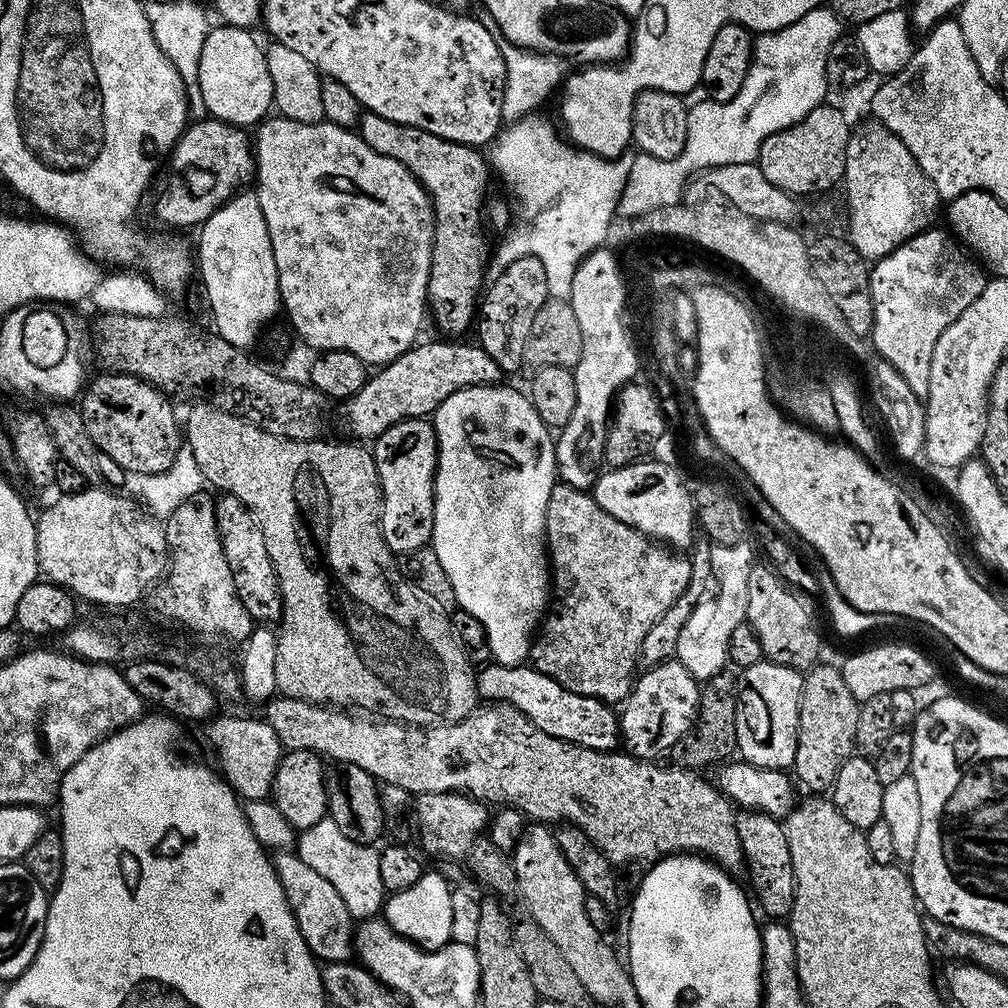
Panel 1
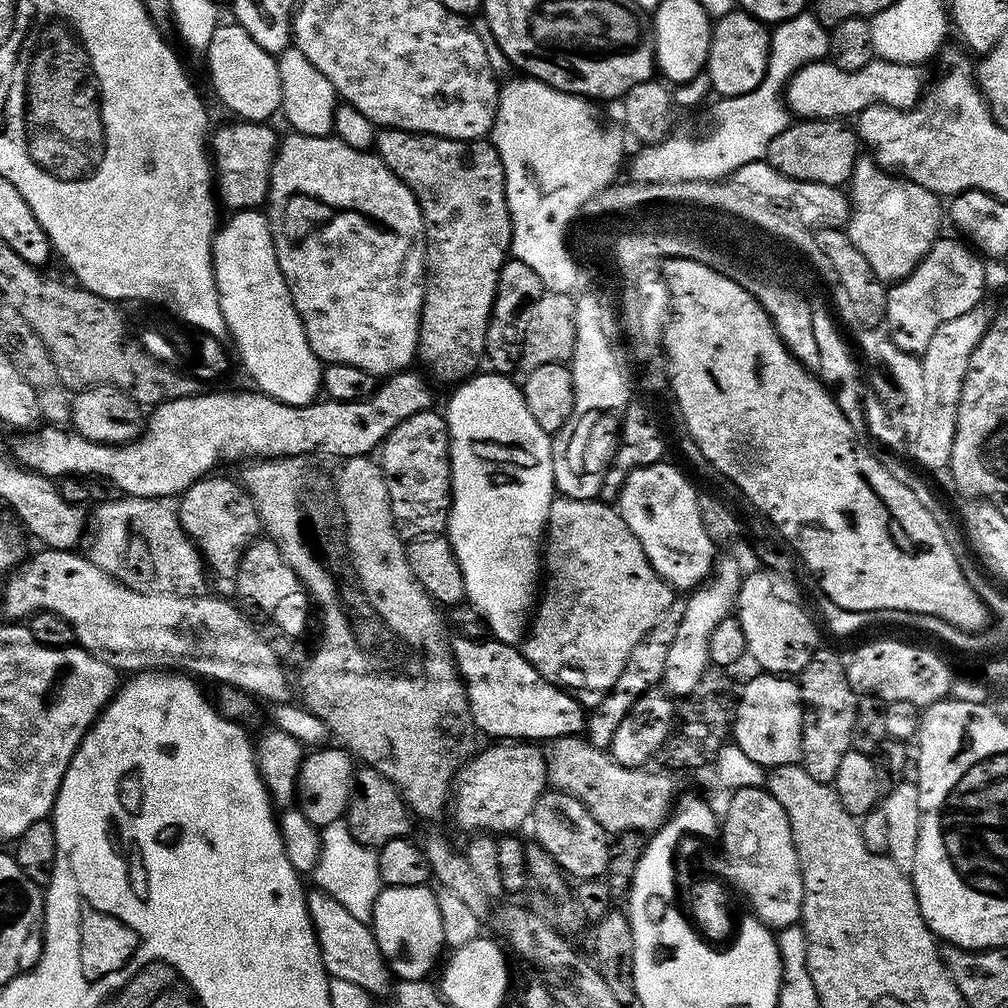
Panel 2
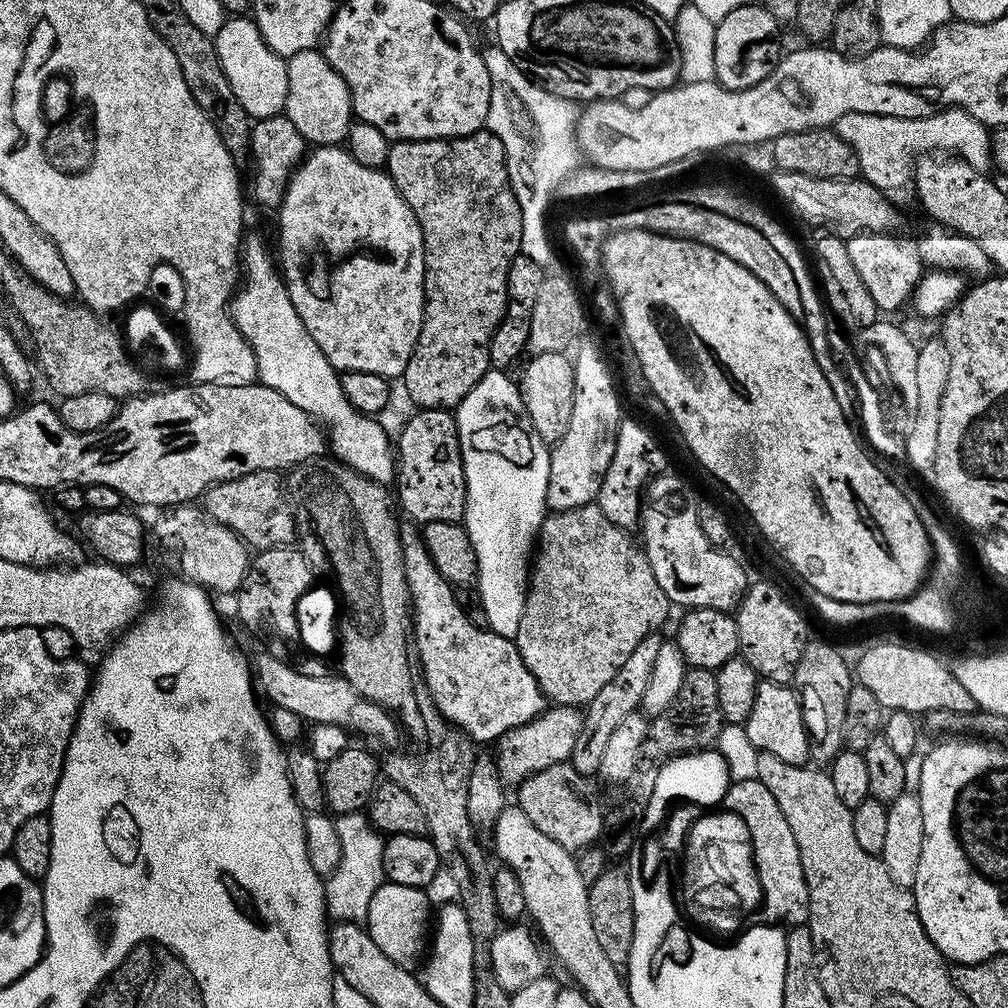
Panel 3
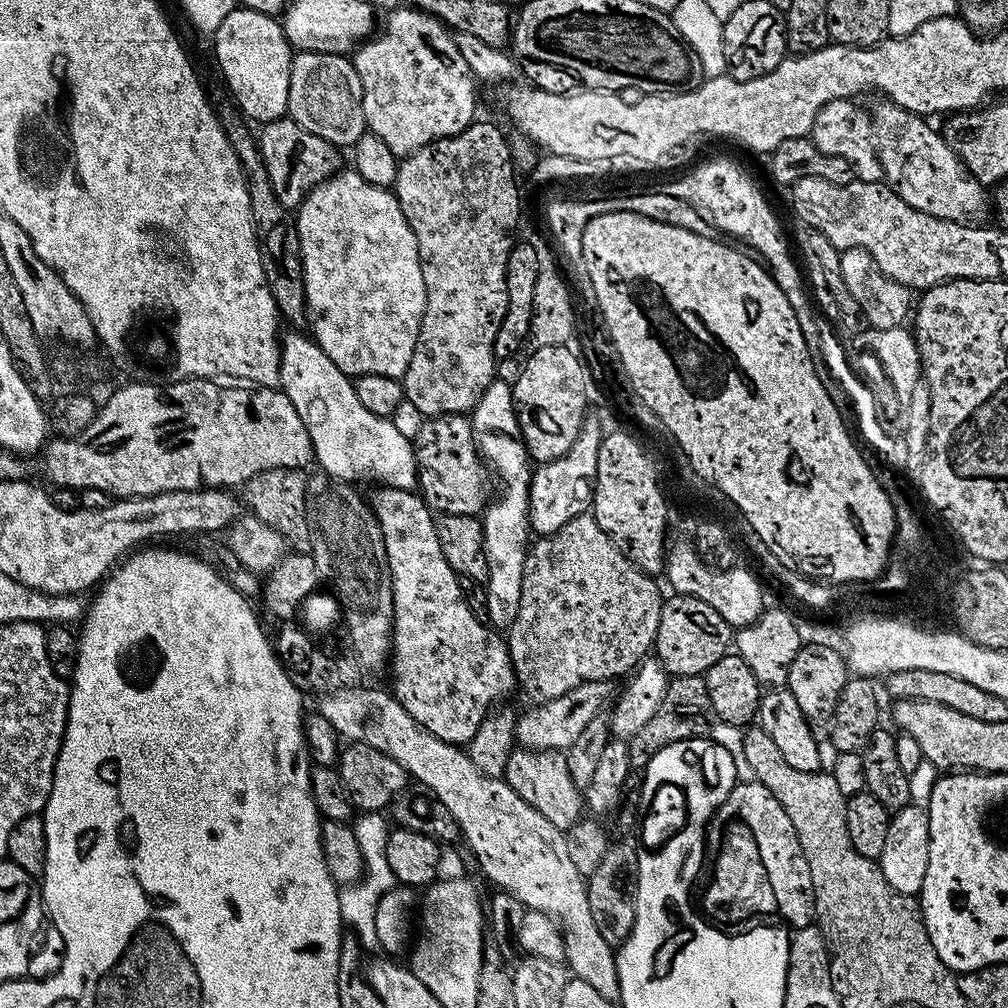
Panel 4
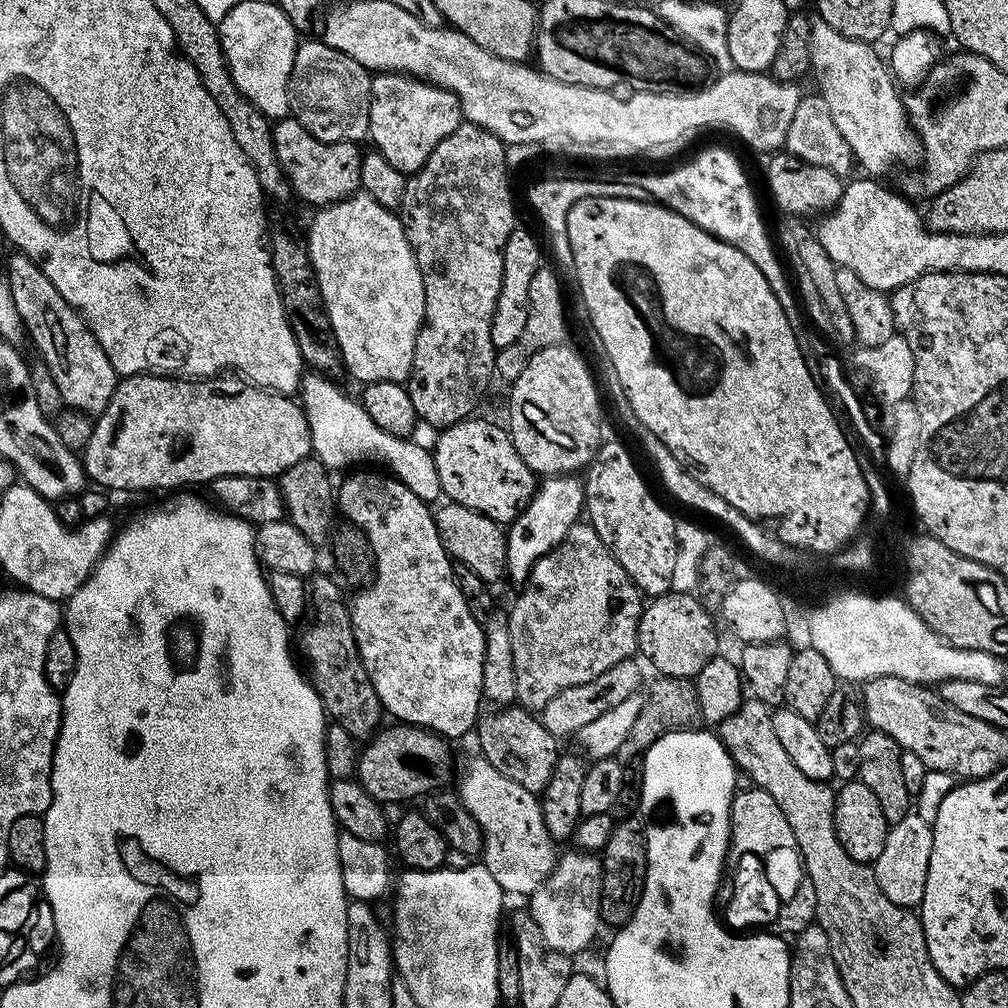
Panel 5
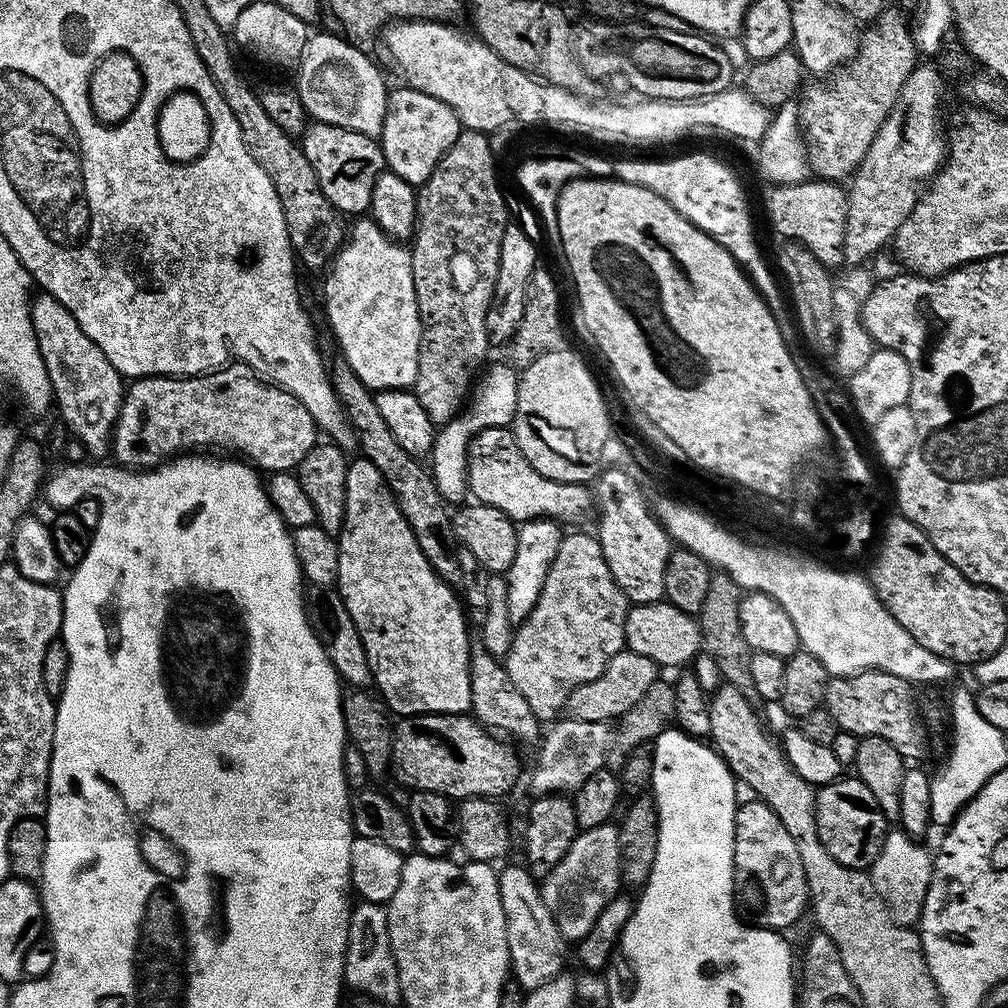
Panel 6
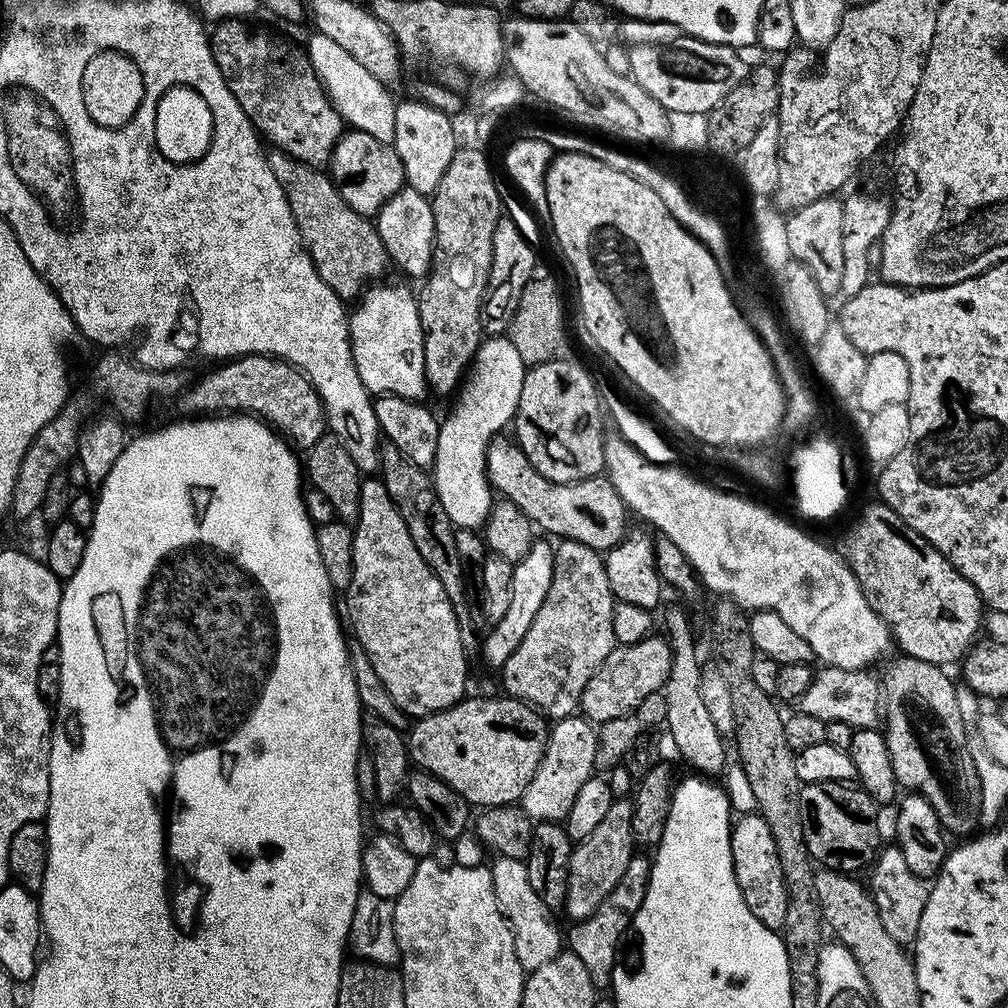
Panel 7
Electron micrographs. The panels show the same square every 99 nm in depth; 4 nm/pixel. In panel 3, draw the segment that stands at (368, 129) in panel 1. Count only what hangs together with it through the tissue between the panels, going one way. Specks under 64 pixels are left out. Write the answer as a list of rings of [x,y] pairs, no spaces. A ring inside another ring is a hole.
[[[481,130],[469,136],[455,136],[453,140],[397,140],[388,149],[388,162],[386,165],[388,177],[394,182],[398,194],[410,206],[414,218],[418,218],[418,226],[422,230],[424,239],[424,321],[422,330],[418,334],[418,342],[412,351],[410,362],[406,366],[402,377],[404,388],[408,391],[410,399],[416,403],[417,409],[421,408],[446,408],[455,410],[466,394],[478,386],[478,382],[489,371],[490,342],[494,330],[502,322],[506,302],[508,301],[508,275],[510,262],[521,255],[520,243],[522,242],[522,211],[519,210],[514,190],[511,189],[510,178],[507,174],[507,164],[504,161],[502,142],[487,130]]]

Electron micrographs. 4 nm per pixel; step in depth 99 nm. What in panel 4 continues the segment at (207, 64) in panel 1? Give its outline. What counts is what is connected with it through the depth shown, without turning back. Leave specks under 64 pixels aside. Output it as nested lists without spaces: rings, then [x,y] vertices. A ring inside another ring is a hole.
[[[239,6],[222,21],[214,33],[216,64],[232,91],[231,99],[249,121],[279,120],[288,111],[290,70],[294,49],[289,44],[284,25],[277,17]]]

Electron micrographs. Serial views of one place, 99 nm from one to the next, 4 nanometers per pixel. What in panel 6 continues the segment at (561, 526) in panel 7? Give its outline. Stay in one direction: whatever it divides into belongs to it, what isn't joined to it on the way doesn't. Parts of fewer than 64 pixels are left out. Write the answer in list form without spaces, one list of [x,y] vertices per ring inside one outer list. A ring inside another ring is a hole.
[[[511,427],[484,429],[472,437],[468,448],[467,491],[481,504],[489,504],[511,520],[555,520],[564,526],[576,526],[594,508],[594,492],[588,484],[567,484],[542,478],[518,450]]]

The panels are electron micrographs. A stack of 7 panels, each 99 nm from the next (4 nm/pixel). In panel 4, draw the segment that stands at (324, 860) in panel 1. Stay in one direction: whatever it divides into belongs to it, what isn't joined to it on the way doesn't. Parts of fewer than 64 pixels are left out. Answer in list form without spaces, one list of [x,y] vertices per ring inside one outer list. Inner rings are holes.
[[[367,812],[361,813],[355,819],[352,829],[364,856],[364,873],[355,883],[339,891],[340,919],[347,927],[349,925],[349,929],[359,938],[363,951],[377,951],[380,944],[376,935],[376,910],[382,898],[397,885],[386,857],[386,844],[389,842],[392,828],[389,819],[383,813]]]

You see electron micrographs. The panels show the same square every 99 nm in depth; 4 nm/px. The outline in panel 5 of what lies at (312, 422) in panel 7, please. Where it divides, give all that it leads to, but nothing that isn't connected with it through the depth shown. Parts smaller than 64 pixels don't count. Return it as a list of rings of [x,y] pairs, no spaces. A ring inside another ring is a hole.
[[[141,374],[139,376],[129,376],[127,378],[121,379],[116,385],[116,392],[110,398],[110,402],[105,406],[103,412],[99,413],[95,417],[94,423],[92,425],[92,437],[89,438],[89,442],[86,447],[86,455],[88,454],[88,460],[86,459],[86,476],[93,485],[99,486],[101,489],[109,490],[108,488],[117,488],[118,491],[124,492],[129,488],[130,491],[136,492],[139,488],[180,488],[176,490],[184,490],[187,484],[204,484],[213,482],[217,478],[222,478],[224,476],[246,476],[254,478],[263,479],[273,479],[279,478],[280,475],[284,473],[290,466],[296,465],[299,461],[309,459],[310,453],[312,452],[312,439],[310,438],[310,426],[306,422],[306,414],[304,413],[303,407],[292,398],[289,398],[284,394],[277,394],[271,390],[265,390],[262,388],[257,388],[253,384],[249,384],[246,380],[241,377],[232,374],[220,374],[211,378],[169,378],[163,374]]]

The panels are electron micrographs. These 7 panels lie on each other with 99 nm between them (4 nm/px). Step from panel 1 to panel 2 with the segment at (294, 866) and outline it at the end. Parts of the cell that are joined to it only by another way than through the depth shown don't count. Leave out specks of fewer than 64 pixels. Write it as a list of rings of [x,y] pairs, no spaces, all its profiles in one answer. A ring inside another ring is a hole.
[[[319,888],[311,889],[307,893],[307,906],[310,922],[316,931],[322,962],[329,977],[342,982],[354,982],[354,986],[366,990],[373,997],[383,997],[390,988],[390,983],[388,984],[390,971],[371,927],[367,923],[358,921],[341,902]]]

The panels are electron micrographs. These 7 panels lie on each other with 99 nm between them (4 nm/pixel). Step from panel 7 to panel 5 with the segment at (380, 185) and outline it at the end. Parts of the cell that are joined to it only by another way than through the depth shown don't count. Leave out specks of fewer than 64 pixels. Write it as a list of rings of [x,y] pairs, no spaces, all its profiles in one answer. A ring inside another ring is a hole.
[[[291,118],[275,121],[272,137],[280,169],[284,171],[297,201],[300,199],[315,206],[327,206],[361,191],[364,152],[359,143],[327,144],[311,136],[297,120]]]

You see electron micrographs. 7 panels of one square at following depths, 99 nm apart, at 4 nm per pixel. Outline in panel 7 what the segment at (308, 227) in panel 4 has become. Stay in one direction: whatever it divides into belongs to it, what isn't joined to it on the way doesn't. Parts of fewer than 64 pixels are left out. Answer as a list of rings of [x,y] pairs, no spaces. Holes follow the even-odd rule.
[[[380,282],[369,287],[359,297],[355,305],[357,308],[351,309],[348,317],[354,366],[358,366],[358,378],[362,378],[362,386],[366,386],[366,390],[371,392],[373,397],[397,396],[407,400],[423,401],[428,392],[428,383],[424,361],[424,331],[420,325],[420,311],[416,305],[417,297],[413,289],[411,292],[404,284],[384,283]]]

